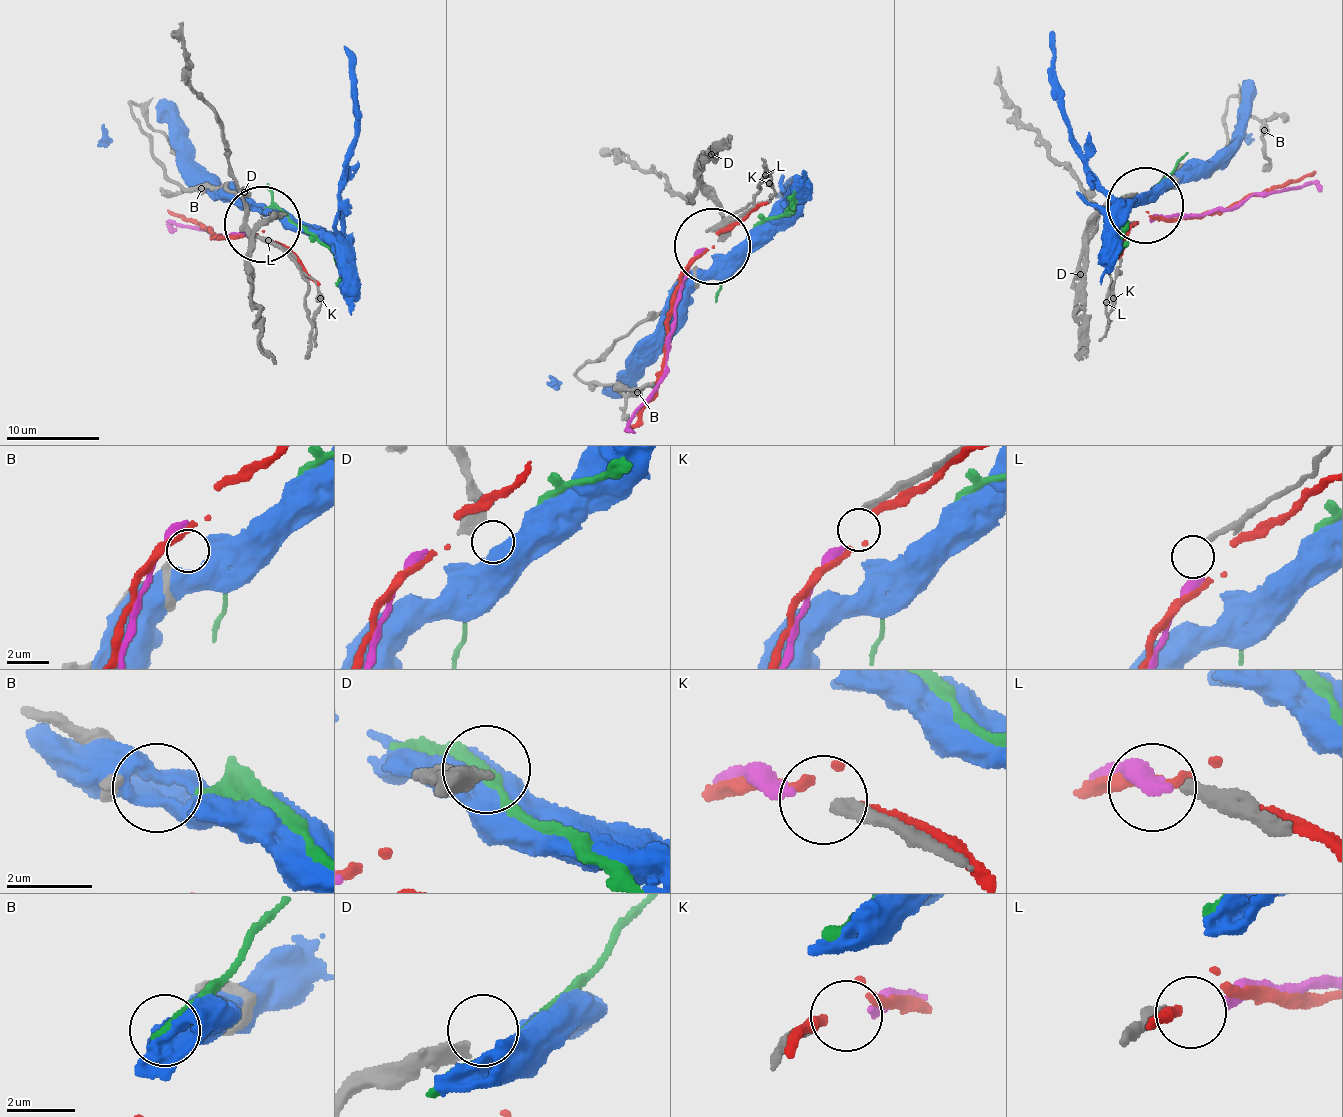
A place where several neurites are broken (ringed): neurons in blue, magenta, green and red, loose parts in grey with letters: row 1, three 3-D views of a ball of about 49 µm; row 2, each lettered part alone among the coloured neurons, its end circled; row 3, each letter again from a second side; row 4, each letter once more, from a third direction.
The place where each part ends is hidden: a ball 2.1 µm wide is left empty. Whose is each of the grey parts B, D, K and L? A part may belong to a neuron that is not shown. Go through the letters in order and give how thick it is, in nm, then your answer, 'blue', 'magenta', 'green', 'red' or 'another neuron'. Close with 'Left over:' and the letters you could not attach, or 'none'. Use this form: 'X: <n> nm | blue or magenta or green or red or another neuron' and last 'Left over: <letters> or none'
B: 280 nm | green
D: 280 nm | another neuron
K: 280 nm | magenta
L: 280 nm | another neuron
Left over: D, L

